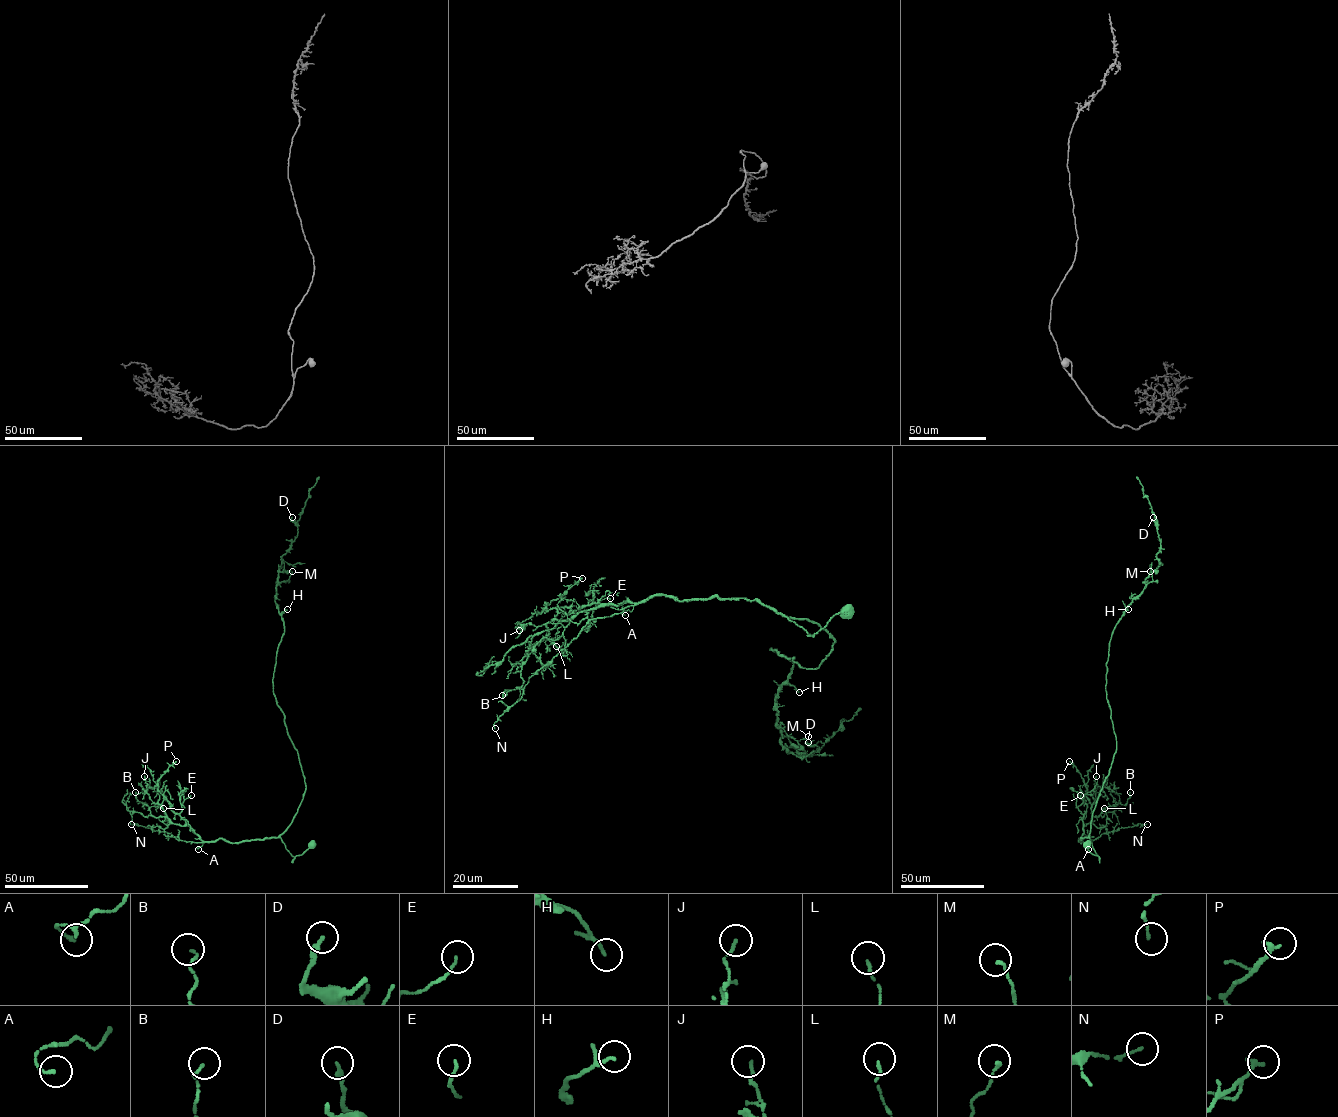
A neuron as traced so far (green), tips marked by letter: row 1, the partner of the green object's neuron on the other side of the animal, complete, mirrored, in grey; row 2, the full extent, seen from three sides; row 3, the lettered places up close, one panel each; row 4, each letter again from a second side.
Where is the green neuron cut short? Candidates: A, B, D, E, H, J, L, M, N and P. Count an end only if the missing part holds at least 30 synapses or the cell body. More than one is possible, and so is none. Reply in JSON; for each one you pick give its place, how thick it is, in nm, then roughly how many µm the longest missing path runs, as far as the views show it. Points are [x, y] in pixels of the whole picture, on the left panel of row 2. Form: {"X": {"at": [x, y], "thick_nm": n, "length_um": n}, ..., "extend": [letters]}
{"extend": []}

